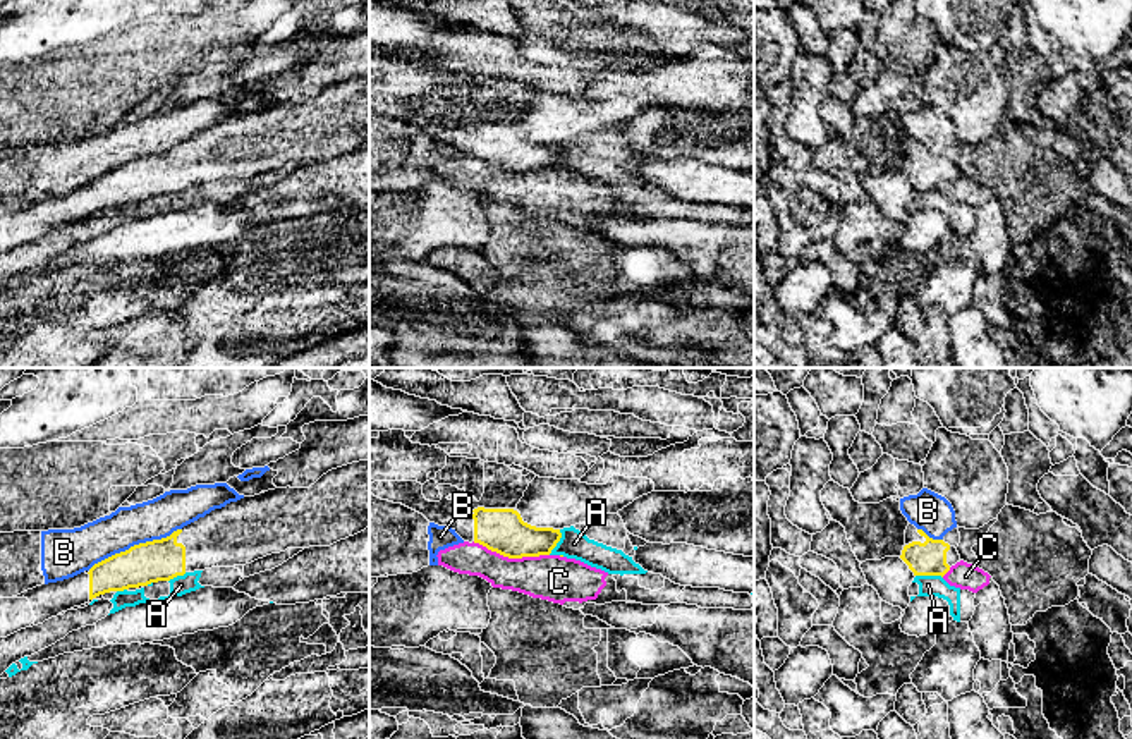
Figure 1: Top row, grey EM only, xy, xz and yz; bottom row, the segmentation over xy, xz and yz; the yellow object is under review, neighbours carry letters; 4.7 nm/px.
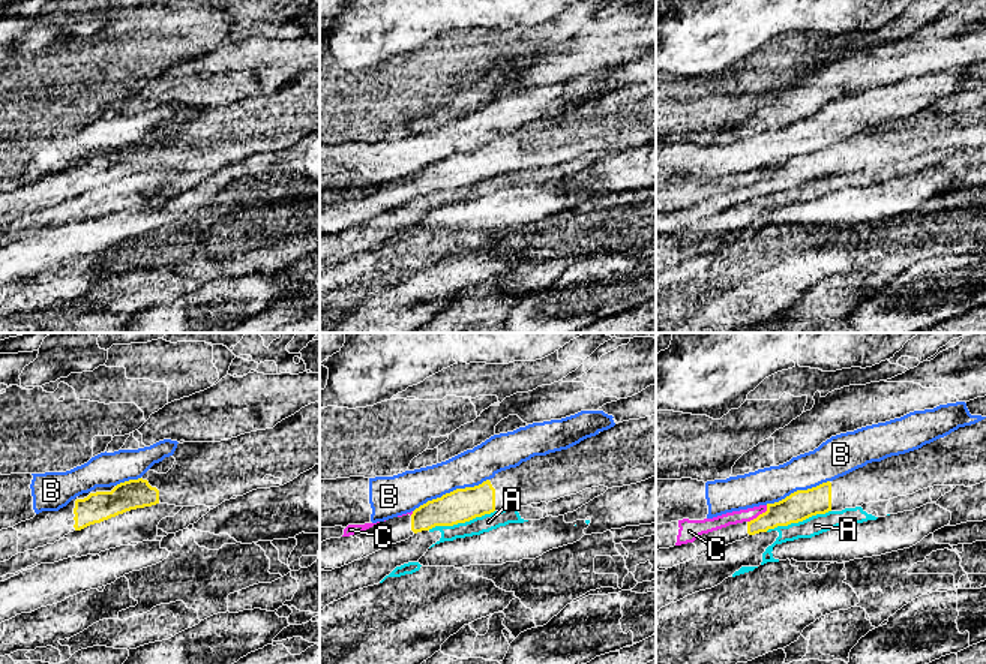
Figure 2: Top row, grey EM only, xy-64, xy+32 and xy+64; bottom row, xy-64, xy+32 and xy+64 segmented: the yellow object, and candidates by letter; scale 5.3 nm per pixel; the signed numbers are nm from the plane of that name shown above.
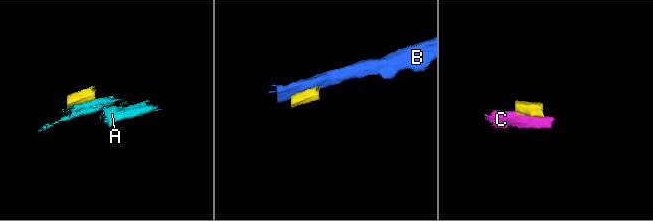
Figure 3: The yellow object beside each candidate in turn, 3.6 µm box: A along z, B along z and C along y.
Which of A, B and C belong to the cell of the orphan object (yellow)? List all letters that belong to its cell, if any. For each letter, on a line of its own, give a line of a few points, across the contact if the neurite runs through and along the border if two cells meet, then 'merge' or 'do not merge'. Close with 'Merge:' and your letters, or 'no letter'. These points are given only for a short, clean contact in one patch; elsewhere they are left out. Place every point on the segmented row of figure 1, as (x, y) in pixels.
A: line yz (916, 574), (938, 574), (942, 578); do not merge
B: do not merge
C: do not merge
Merge: no letter

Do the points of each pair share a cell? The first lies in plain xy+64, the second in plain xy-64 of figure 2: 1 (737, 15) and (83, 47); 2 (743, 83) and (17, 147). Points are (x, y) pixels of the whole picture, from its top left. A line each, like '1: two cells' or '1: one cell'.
1: two cells
2: two cells

